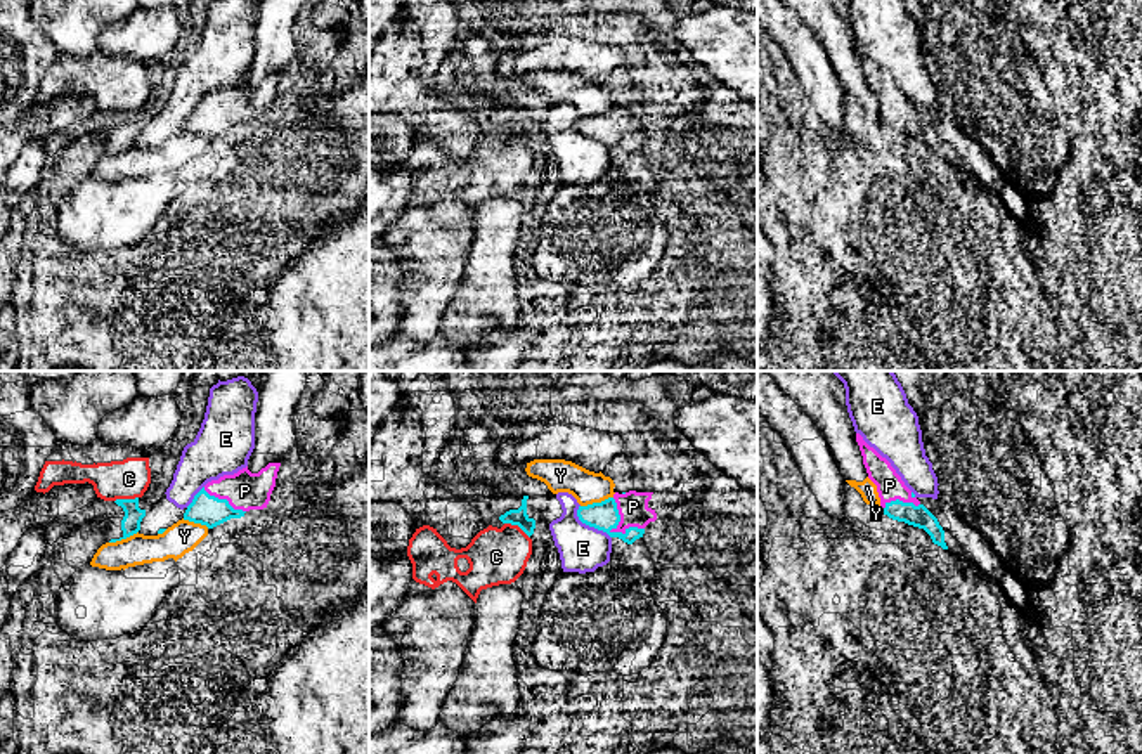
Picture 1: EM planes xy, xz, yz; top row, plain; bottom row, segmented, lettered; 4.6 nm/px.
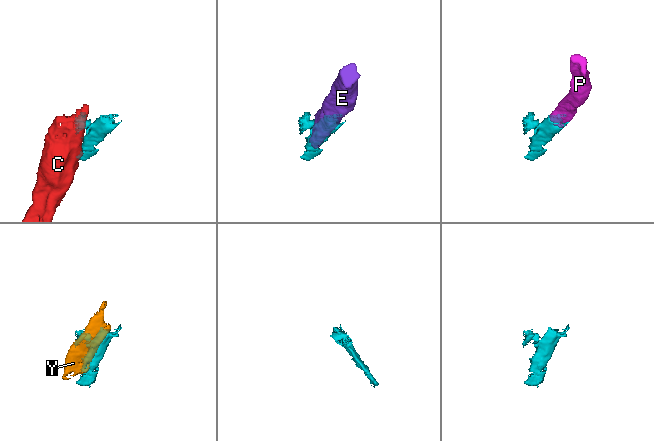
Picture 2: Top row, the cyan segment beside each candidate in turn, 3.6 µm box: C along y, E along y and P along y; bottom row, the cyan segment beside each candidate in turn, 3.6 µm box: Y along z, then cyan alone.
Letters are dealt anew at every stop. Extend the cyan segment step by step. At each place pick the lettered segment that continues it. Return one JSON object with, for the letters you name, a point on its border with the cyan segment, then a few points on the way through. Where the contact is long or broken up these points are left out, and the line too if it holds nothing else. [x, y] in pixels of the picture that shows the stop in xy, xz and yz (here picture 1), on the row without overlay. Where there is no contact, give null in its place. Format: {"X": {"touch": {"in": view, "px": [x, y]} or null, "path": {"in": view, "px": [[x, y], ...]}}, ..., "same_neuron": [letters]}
{"P": {"touch": {"in": "xz", "px": [616, 139]}, "path": {"in": "xz", "px": [[603, 127], [616, 139], [633, 118]]}}, "same_neuron": ["P"]}

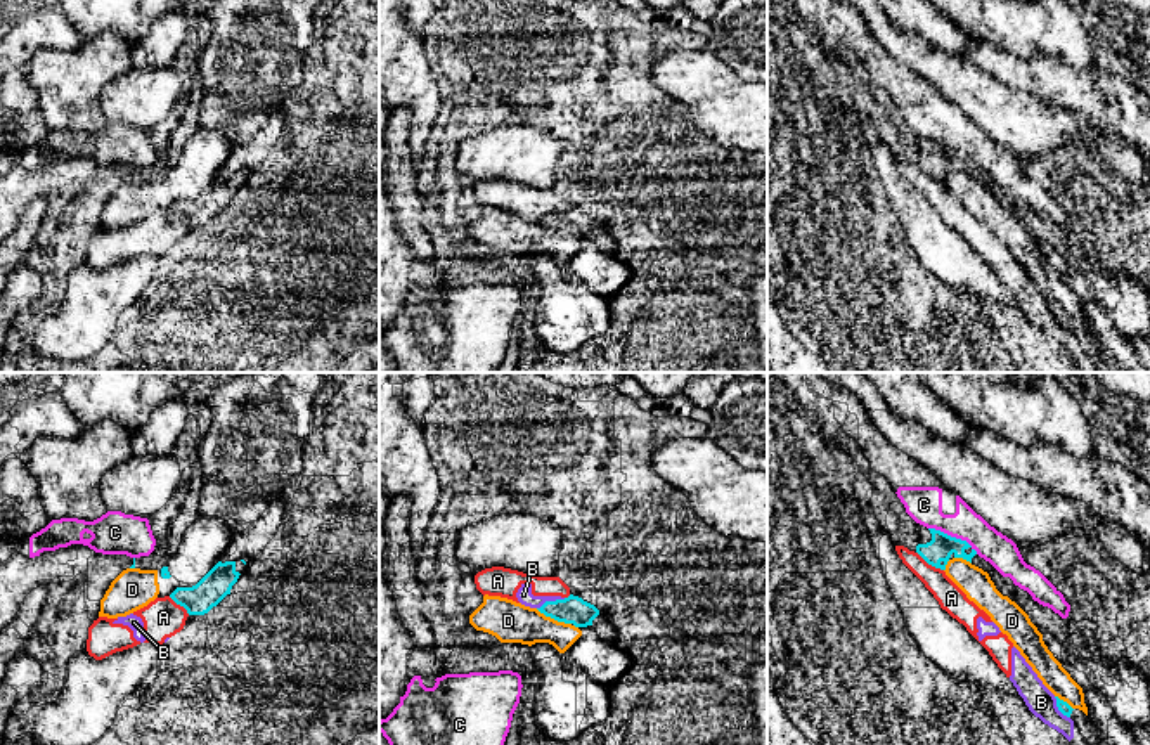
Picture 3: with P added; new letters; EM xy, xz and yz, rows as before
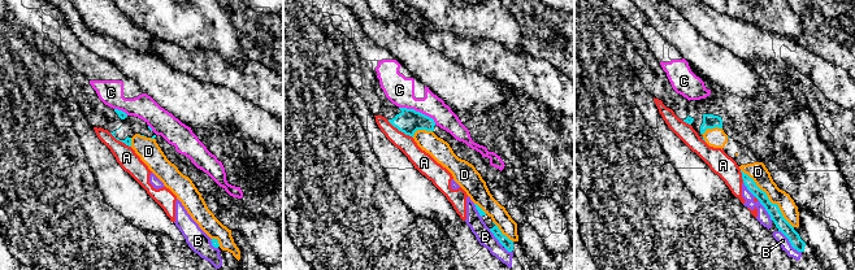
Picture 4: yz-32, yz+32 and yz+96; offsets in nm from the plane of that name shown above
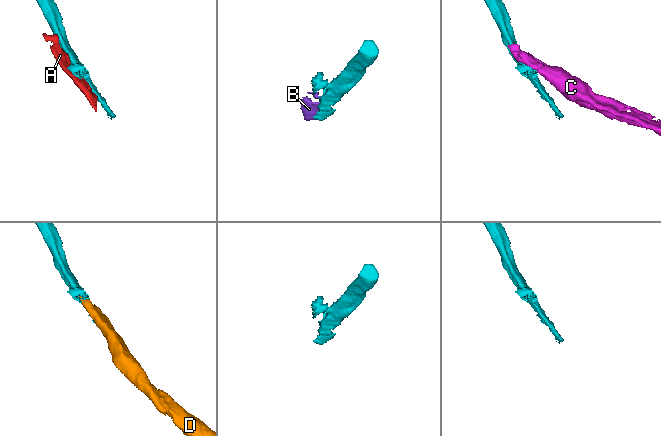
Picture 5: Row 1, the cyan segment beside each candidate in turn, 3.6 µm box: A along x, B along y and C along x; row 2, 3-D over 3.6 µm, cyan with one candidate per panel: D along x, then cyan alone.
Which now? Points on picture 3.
{"same_neuron": []}

